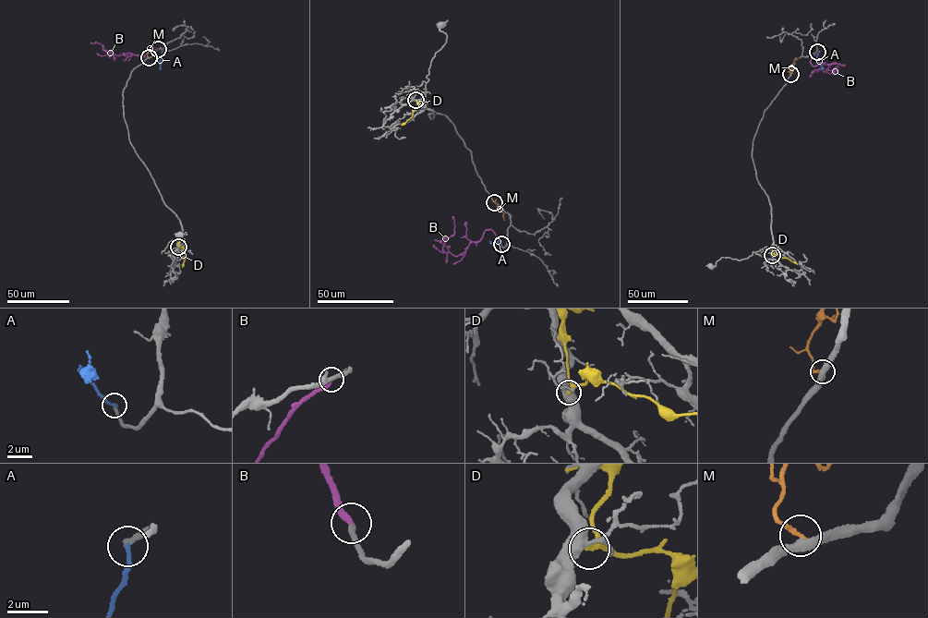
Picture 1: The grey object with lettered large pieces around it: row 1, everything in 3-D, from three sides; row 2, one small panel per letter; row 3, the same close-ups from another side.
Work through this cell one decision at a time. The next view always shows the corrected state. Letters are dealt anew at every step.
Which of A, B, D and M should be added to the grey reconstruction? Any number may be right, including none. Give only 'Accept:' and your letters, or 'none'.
Accept: B

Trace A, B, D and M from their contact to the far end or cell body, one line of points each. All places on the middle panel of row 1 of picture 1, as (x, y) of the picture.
A: (501, 245), (497, 240), (490, 243)
B: (501, 245), (494, 232), (487, 230), (462, 253), (455, 256), (444, 252), (444, 242), (454, 233), (452, 216)
D: (415, 101), (419, 104), (411, 117), (401, 125)
M: (494, 202), (503, 212), (504, 220)

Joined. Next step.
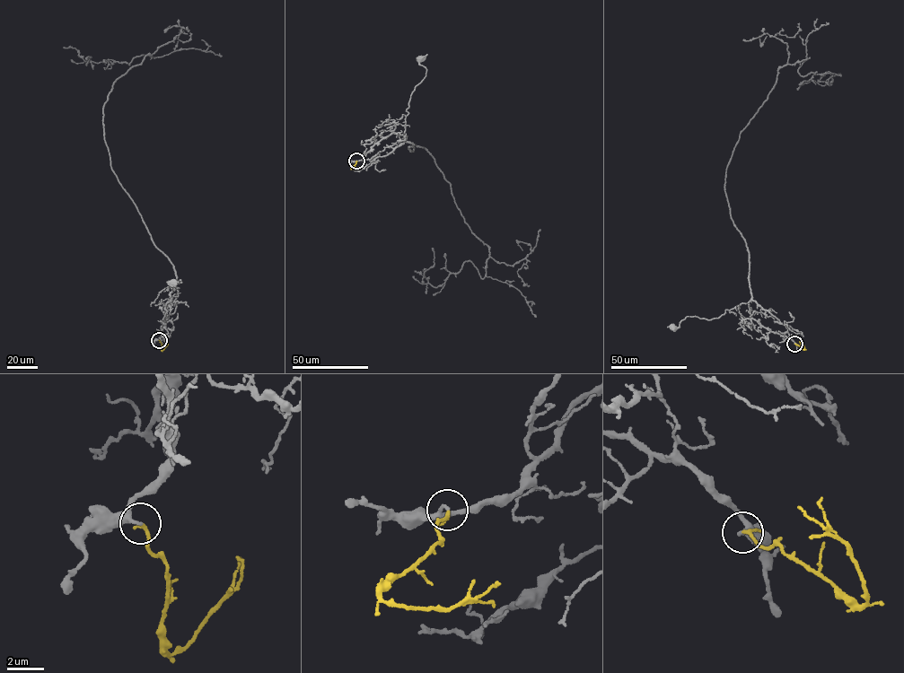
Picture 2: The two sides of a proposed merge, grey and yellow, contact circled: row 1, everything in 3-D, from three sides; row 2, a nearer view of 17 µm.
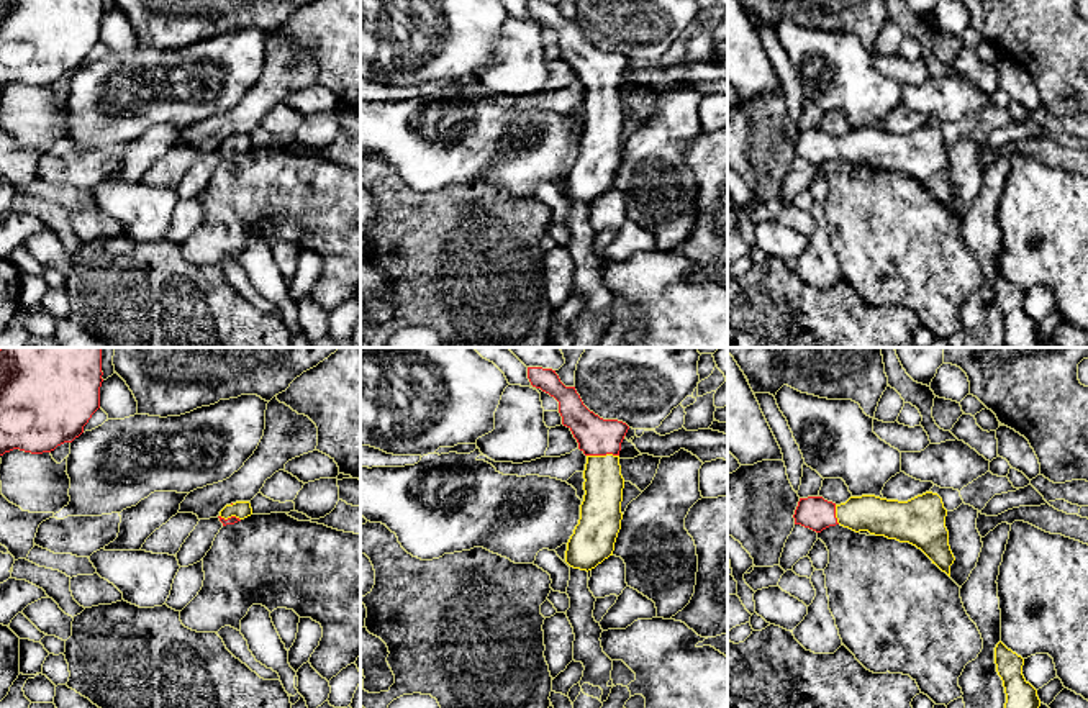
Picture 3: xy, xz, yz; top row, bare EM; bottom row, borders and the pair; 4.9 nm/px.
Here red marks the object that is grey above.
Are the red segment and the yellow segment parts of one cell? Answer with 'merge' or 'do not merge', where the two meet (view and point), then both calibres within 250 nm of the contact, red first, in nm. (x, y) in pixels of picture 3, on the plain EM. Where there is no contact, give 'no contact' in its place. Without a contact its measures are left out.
merge | xz (602, 87) | 190/190 nm

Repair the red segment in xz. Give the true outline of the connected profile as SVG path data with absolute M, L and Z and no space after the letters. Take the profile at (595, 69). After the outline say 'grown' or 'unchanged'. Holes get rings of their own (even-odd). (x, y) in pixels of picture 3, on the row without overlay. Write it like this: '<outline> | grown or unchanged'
M528 0L528 11L533 20L559 34L562 57L572 64L578 82L587 88L585 128L578 157L567 175L565 195L588 205L613 188L621 162L624 111L619 84L629 59L590 44L575 20L565 20L552 2Z | grown

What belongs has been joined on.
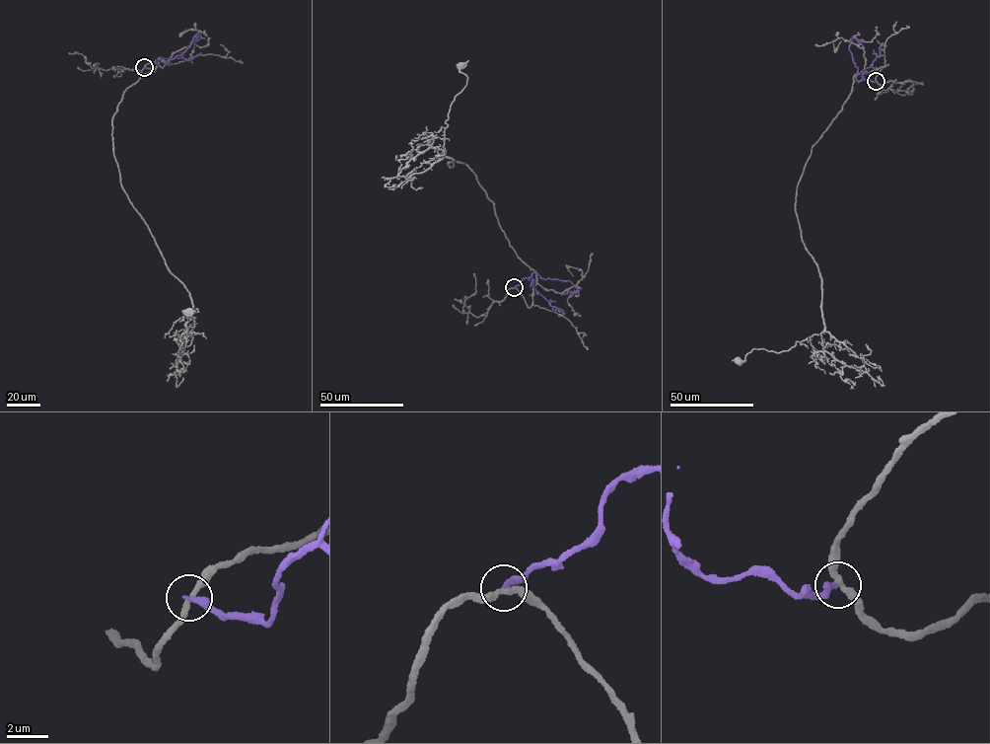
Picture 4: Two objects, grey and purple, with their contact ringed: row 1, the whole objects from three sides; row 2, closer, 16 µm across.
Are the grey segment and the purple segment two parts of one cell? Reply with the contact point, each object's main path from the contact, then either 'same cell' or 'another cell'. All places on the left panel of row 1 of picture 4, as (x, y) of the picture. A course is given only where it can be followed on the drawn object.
place (144, 67); course grey (144, 67), (169, 64), (124, 92), (113, 155), (188, 292), (186, 317), (198, 311), (188, 312); course purple (144, 67), (150, 68), (155, 62), (163, 67), (169, 60), (182, 53), (197, 35), (187, 46); another cell

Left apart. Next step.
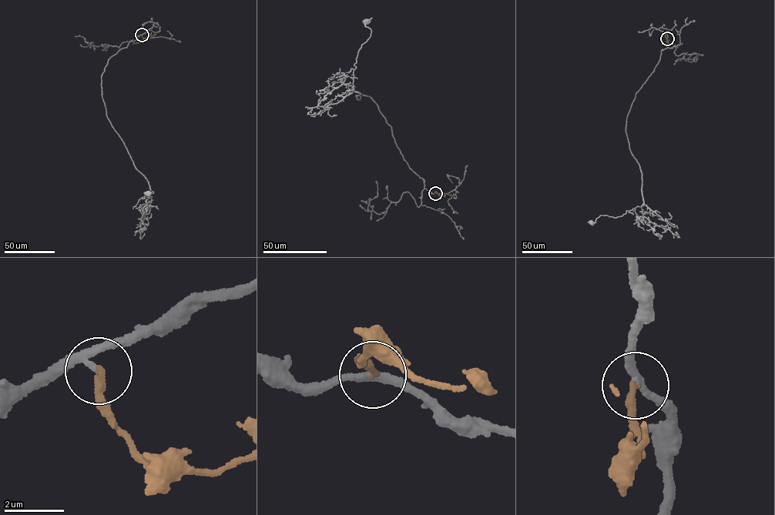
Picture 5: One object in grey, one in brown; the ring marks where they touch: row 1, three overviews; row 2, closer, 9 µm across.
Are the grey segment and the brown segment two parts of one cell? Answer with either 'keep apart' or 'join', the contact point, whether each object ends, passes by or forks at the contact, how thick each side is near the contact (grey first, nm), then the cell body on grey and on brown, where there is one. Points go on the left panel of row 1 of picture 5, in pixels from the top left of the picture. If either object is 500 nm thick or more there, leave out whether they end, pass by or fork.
join; at (142, 35); grey passes by; brown ends there; 190 nm thick on the grey side, 260 nm on the other; cell body of grey at (147, 193); no cell body on brown

